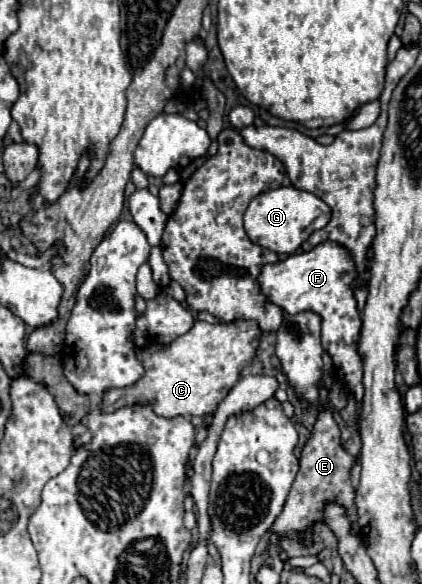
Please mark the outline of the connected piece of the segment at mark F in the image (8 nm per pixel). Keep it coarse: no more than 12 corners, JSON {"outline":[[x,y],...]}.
{"outline":[[337,242],[265,266],[263,294],[323,318],[335,380],[361,404],[361,314]]}

